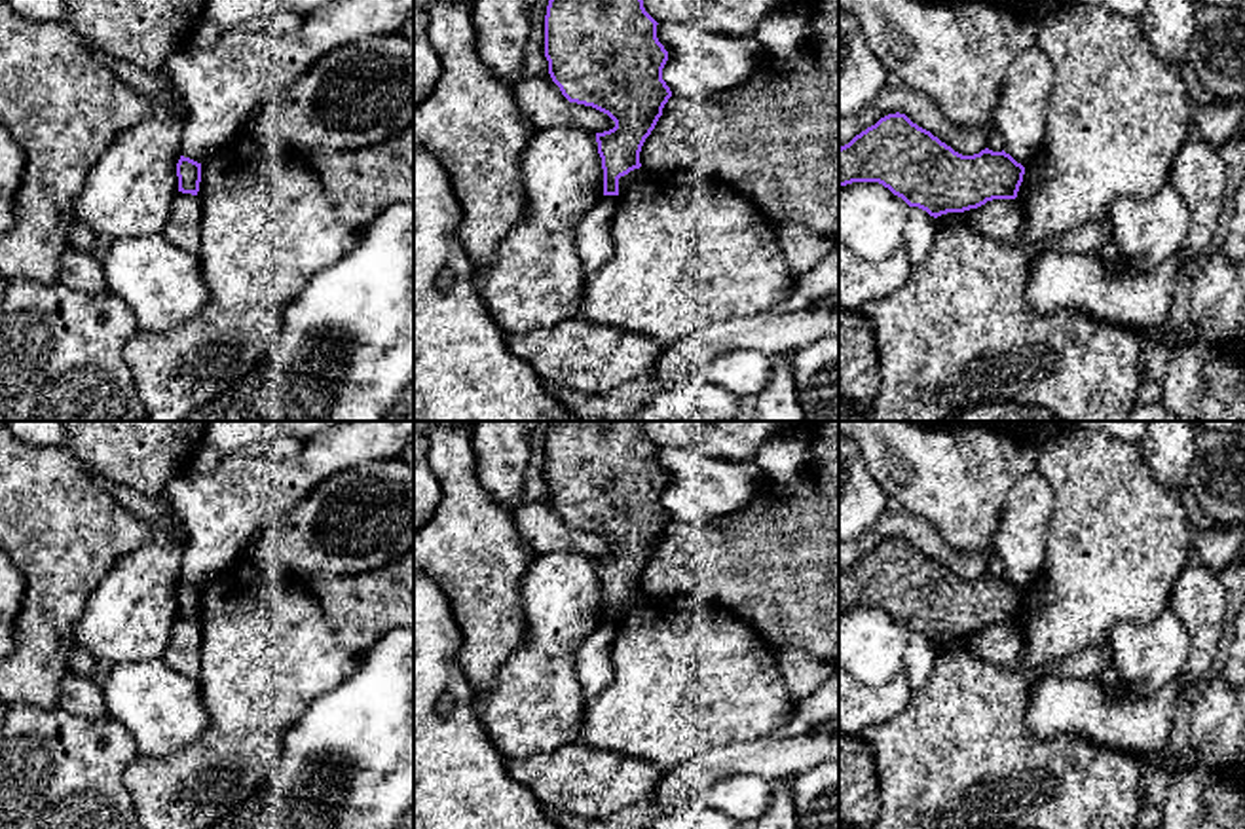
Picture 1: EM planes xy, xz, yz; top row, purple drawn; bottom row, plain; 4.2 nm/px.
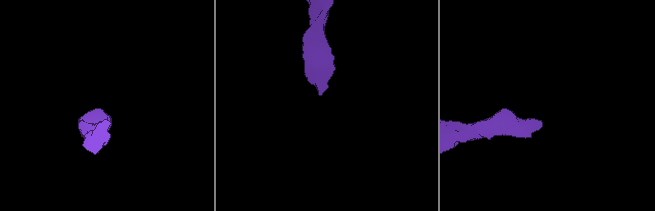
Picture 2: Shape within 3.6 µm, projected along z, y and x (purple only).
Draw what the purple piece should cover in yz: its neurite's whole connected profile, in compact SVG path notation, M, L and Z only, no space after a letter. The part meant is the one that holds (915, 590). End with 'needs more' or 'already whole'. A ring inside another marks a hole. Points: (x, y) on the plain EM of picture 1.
M888 539L839 573L839 613L852 607L879 607L909 632L938 643L977 634L993 624L1015 624L1025 592L1010 579L989 573L962 580L905 539Z | already whole

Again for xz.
M550 421L545 440L548 499L569 527L607 539L615 552L596 558L604 620L619 620L619 603L640 594L640 577L672 522L662 505L668 476L641 421Z | already whole

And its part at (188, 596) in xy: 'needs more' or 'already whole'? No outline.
already whole

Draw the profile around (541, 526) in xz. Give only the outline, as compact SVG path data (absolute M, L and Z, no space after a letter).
M548 497L531 503L522 501L514 508L514 522L535 556L573 550L604 558L615 552L607 539L592 531L569 527Z

